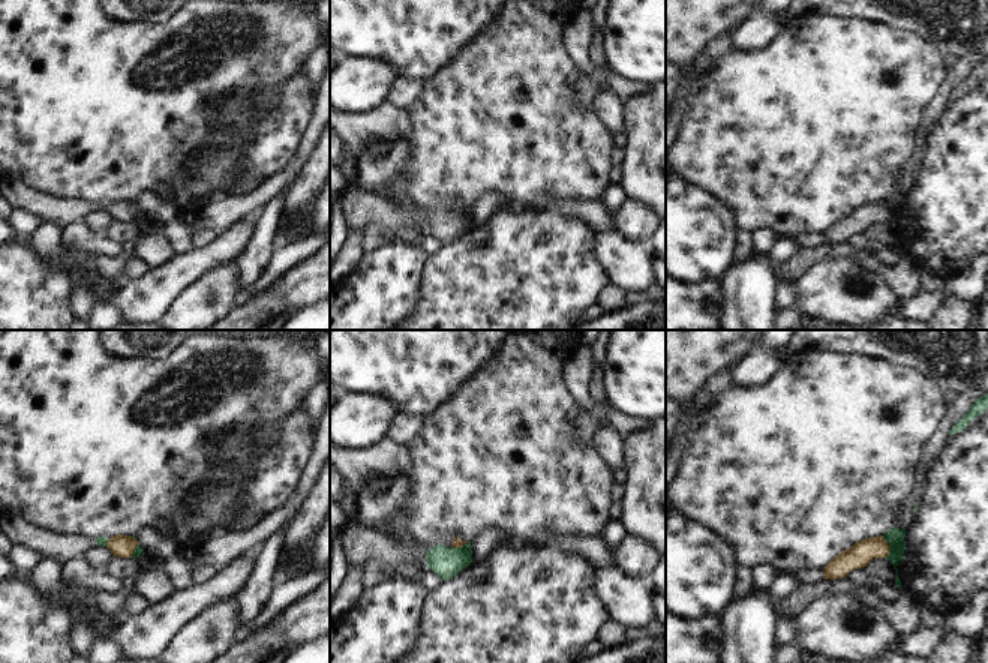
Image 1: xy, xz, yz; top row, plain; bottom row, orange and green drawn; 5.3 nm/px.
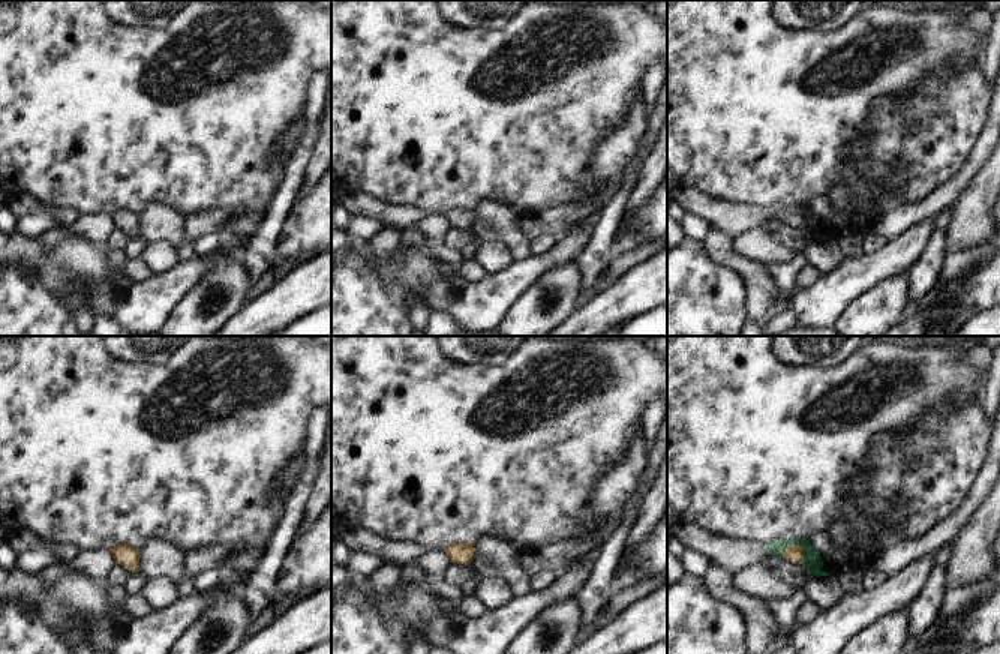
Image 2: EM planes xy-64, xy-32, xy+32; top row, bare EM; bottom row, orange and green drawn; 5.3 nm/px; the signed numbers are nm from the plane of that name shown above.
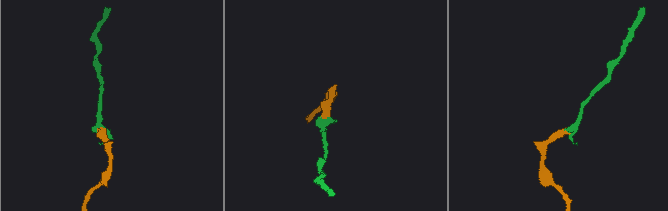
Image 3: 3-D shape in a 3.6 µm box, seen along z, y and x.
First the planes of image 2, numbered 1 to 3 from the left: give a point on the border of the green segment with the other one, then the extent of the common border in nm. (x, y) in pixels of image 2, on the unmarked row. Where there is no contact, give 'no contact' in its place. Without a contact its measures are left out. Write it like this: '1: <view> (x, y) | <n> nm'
1: no contact
2: no contact
3: xy+32 (790, 210) | 140 nm

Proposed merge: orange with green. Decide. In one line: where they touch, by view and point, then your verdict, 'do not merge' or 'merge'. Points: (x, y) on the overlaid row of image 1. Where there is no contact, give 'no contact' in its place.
contact yz (888, 546); merge

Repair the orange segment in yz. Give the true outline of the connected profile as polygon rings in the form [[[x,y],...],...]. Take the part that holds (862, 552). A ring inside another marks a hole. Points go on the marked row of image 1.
[[[892,526],[883,536],[870,537],[843,550],[823,567],[823,579],[841,579],[855,568],[865,567],[873,558],[886,558],[897,570],[895,585],[900,588],[898,562],[903,558],[906,530]]]

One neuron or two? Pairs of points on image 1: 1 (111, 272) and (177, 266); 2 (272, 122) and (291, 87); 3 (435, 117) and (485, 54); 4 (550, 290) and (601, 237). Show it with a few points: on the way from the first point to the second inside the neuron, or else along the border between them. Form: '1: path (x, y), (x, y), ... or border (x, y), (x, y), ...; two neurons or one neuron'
1: border (122, 270), (110, 281), (99, 276); two neurons
2: path (281, 113), (291, 102), (291, 96); one neuron
3: path (450, 102), (483, 69); one neuron
4: border (591, 228), (592, 258), (600, 266), (606, 279); two neurons

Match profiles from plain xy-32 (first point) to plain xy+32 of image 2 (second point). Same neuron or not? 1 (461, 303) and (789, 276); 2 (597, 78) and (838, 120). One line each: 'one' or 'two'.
1: two
2: one

